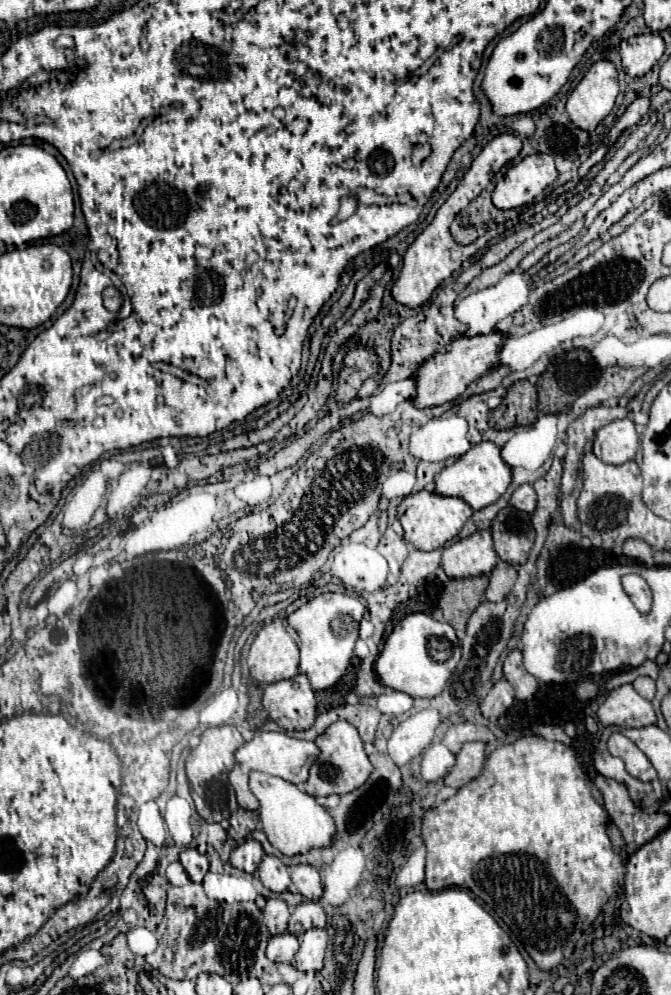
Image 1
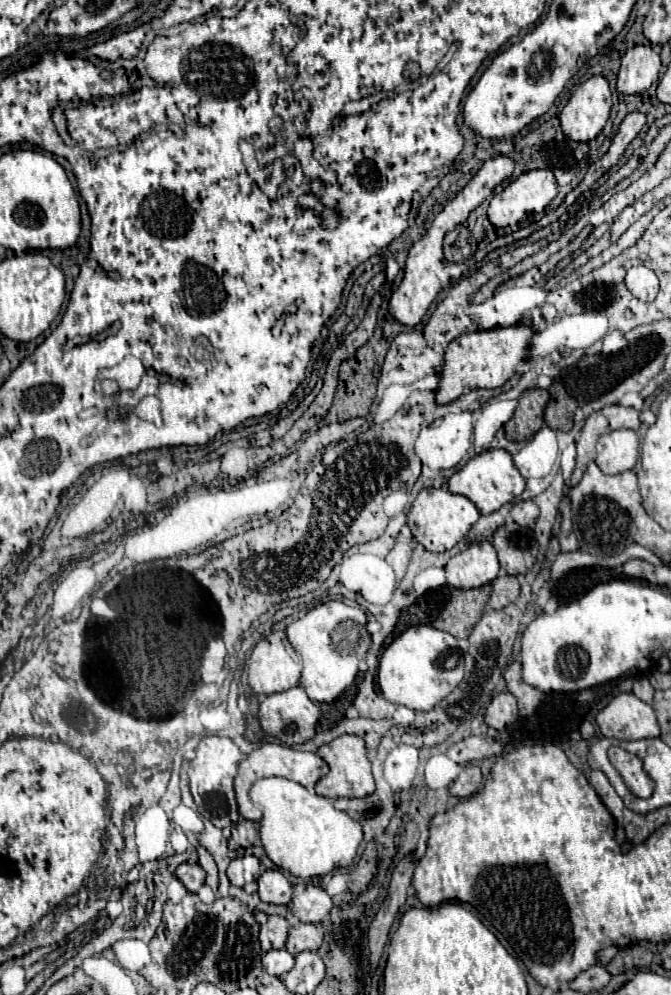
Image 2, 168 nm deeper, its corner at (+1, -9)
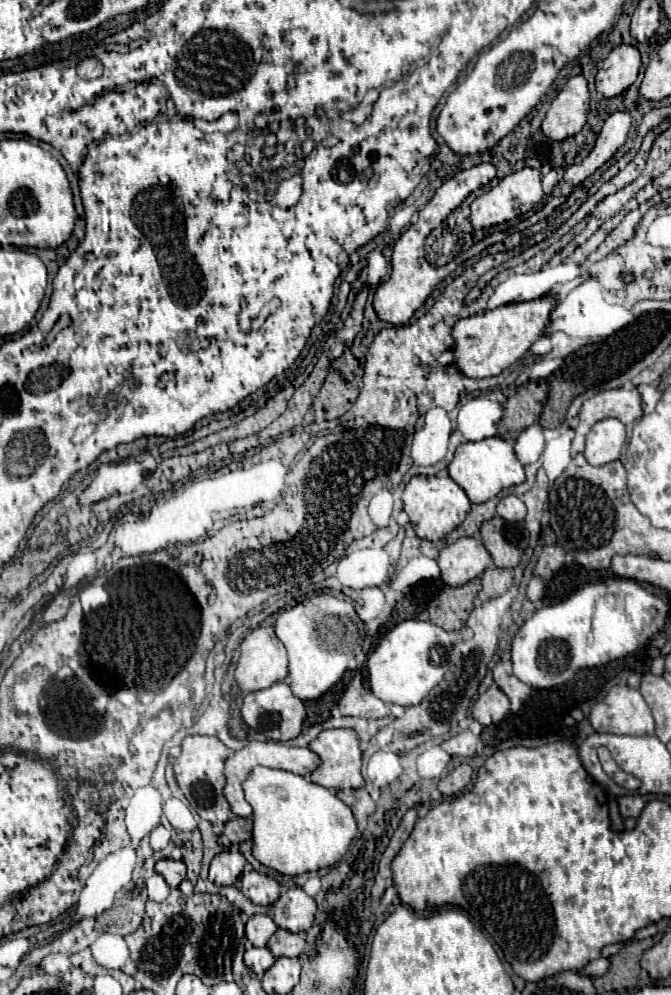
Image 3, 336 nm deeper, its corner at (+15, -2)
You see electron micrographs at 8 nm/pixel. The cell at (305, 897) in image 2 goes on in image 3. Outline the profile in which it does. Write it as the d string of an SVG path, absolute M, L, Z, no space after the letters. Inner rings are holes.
M289 888L277 904L271 906L273 922L287 932L307 932L315 920L315 900L301 888Z

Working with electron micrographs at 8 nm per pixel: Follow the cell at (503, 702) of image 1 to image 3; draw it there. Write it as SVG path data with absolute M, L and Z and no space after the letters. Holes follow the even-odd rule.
M495 684L485 694L481 694L473 706L473 718L483 726L491 726L503 720L507 712L509 712L509 700Z

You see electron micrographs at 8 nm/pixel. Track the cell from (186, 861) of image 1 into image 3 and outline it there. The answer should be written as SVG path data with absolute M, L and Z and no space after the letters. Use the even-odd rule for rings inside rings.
M159 860L155 864L155 870L165 878L165 882L175 888L175 884L179 886L181 880L185 878L185 864L183 862L175 862L175 860Z

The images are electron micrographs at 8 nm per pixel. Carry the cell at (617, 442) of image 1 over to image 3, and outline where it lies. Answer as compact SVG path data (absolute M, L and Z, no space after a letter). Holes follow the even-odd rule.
M605 418L597 422L587 434L585 458L591 466L603 466L619 458L625 444L625 424L617 418Z

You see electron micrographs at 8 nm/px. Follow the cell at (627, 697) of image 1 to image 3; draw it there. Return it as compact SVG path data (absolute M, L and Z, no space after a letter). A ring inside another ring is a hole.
M613 686L603 702L591 710L597 732L609 734L653 734L655 722L641 692L629 686Z

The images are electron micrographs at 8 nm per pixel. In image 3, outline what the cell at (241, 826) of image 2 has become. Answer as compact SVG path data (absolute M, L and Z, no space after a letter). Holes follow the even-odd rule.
M235 818L231 822L227 822L227 828L225 828L225 836L239 844L243 842L245 838L251 838L251 820L243 820L243 818Z

